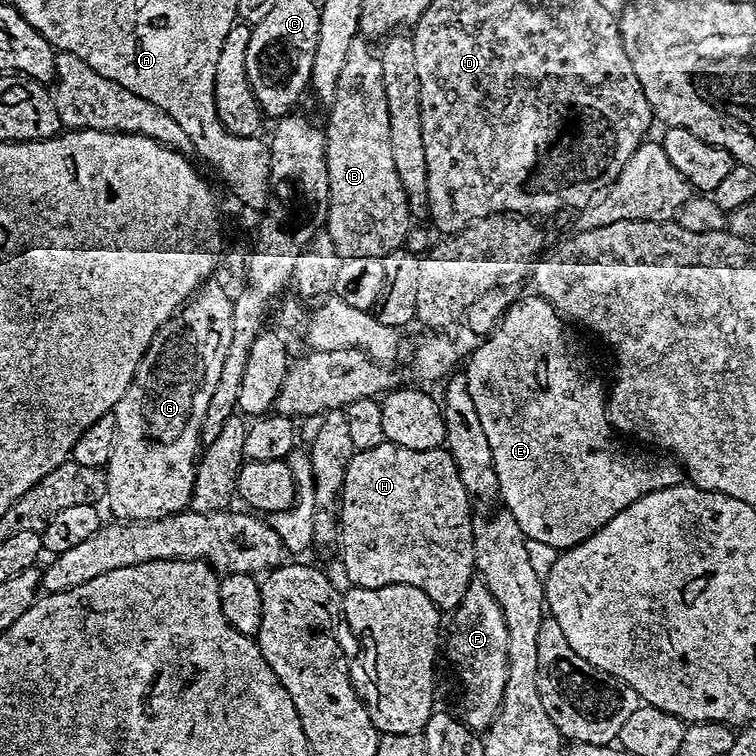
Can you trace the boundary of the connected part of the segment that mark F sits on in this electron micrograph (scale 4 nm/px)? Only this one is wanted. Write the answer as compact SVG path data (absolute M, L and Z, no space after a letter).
M473 578L462 602L451 613L452 633L447 633L446 648L448 644L448 660L452 663L452 668L456 671L456 676L460 679L460 712L458 719L467 728L480 734L484 729L492 725L492 720L498 714L502 694L506 690L506 674L508 673L508 655L506 654L506 618L502 618L502 606L490 594L490 590L485 586L483 580Z

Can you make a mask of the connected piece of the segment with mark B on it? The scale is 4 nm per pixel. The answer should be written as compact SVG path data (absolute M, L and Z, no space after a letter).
M364 38L356 39L350 46L336 97L327 112L328 124L324 134L328 171L326 230L330 238L334 238L334 246L342 258L383 258L405 243L410 213L402 178L398 178L398 166L394 166L382 62Z

